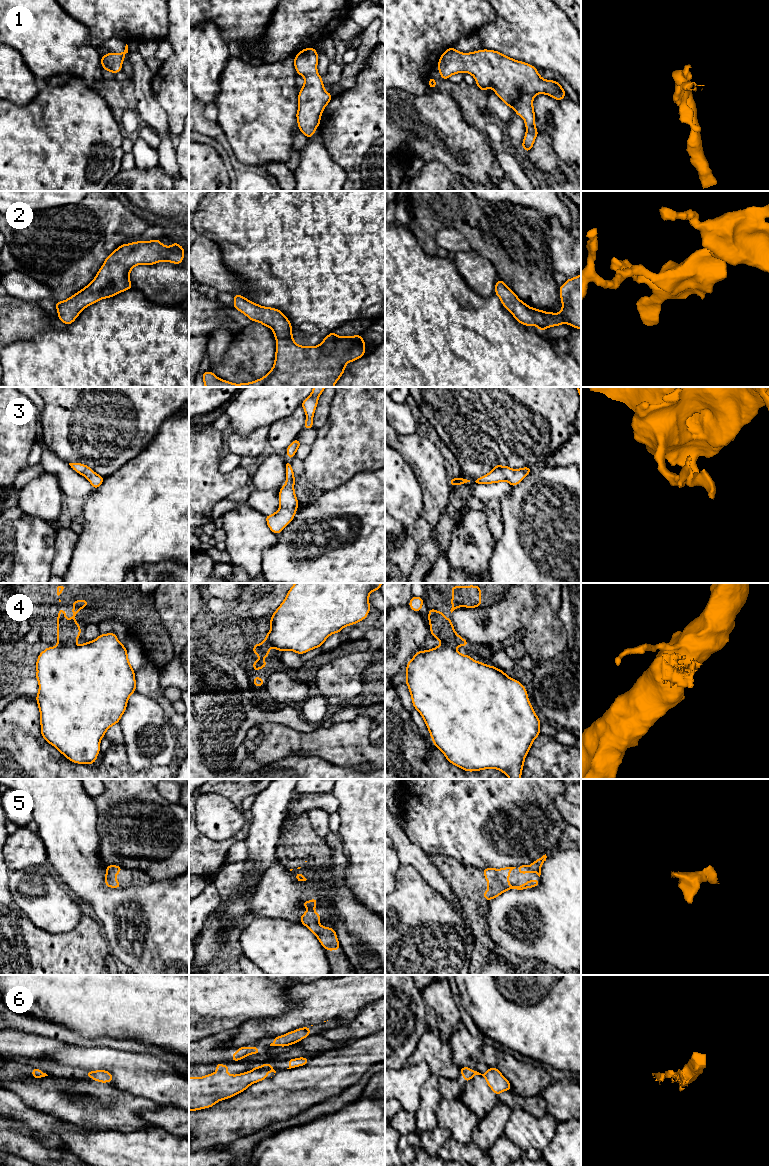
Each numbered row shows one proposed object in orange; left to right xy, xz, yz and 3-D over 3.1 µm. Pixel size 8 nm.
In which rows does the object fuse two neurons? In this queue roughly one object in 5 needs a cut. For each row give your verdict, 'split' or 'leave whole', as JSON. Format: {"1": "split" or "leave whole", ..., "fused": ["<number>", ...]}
{"1": "leave whole", "2": "leave whole", "3": "leave whole", "4": "split", "5": "leave whole", "6": "split", "fused": ["4", "6"]}

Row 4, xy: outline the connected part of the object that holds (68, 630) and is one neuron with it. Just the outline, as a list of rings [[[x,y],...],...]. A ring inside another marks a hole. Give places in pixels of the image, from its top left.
[[[74,600],[71,619],[66,619],[64,616],[67,612],[61,608],[58,611],[57,617],[57,647],[69,647],[77,643],[81,634],[81,627],[75,621],[77,613],[84,607],[89,605],[87,600]]]

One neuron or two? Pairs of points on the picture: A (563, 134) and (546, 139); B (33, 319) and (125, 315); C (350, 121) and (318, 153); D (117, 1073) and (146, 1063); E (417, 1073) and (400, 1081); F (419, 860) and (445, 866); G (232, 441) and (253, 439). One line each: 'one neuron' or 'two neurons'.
A: two neurons
B: two neurons
C: two neurons
D: one neuron
E: one neuron
F: two neurons
G: one neuron

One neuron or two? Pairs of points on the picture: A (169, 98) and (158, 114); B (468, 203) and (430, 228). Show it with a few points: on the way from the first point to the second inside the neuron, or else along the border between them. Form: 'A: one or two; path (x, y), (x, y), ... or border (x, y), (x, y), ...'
A: two; border (151, 86), (154, 98), (166, 114), (168, 130)
B: one; path (459, 206), (452, 206), (439, 219)

